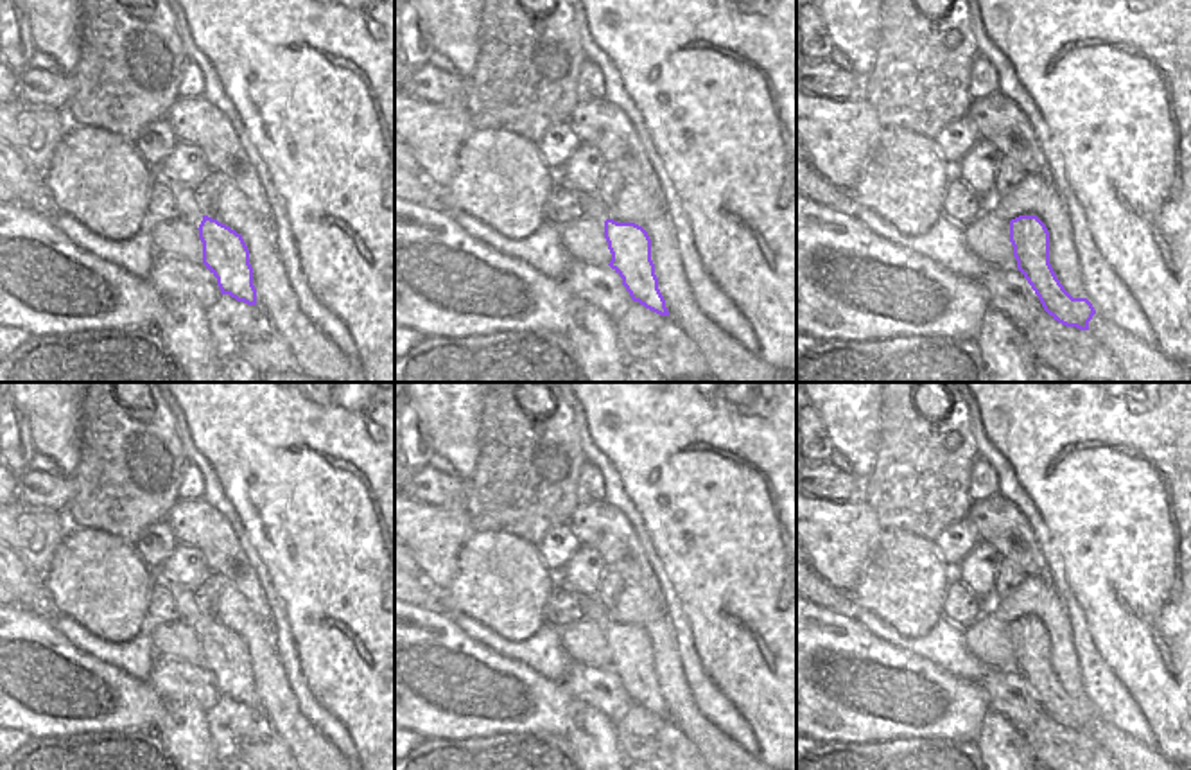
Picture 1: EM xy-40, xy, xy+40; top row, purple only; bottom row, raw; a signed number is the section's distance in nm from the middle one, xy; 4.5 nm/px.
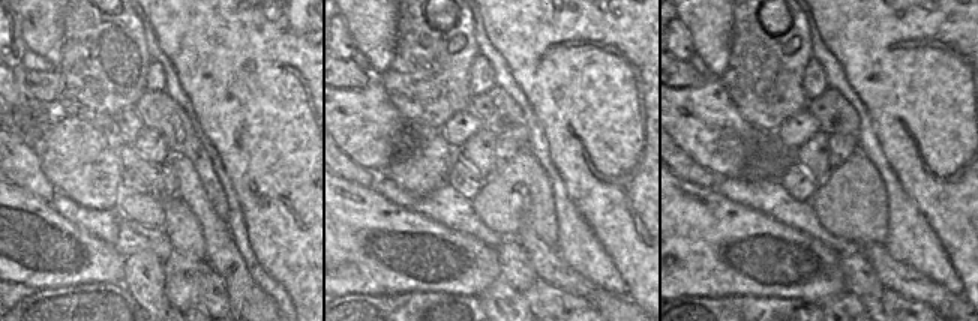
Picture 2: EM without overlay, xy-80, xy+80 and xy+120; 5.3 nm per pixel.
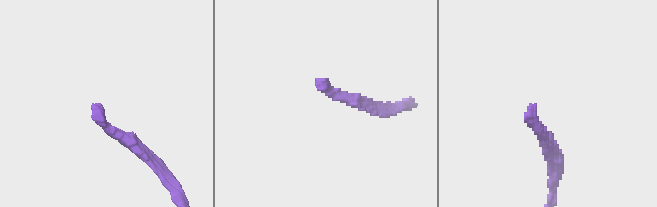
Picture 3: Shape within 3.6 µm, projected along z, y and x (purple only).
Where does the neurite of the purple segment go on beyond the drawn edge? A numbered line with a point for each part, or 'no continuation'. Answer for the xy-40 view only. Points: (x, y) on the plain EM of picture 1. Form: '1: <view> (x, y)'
1: xy-40 (185, 600)

